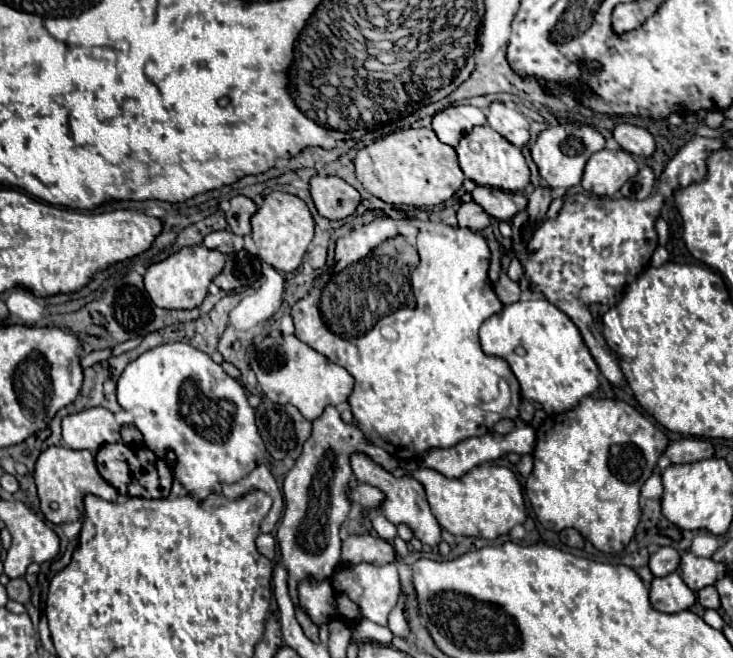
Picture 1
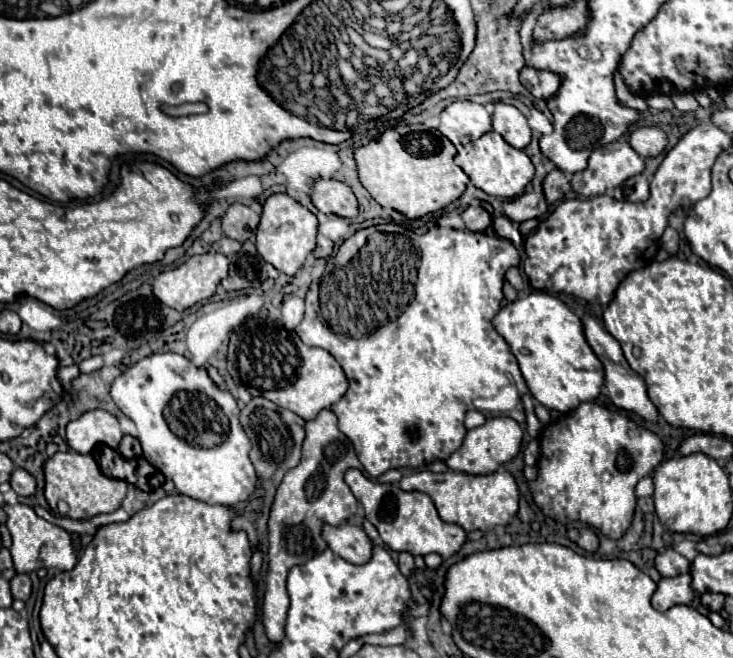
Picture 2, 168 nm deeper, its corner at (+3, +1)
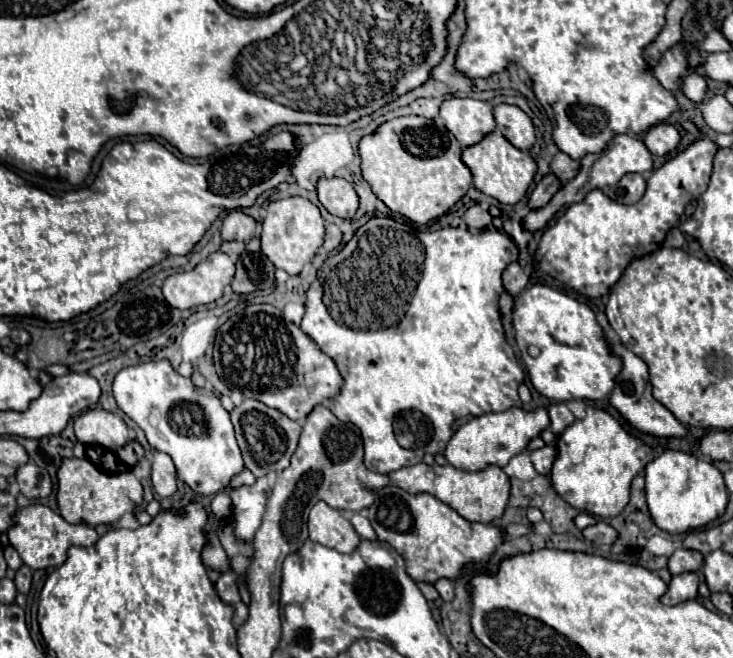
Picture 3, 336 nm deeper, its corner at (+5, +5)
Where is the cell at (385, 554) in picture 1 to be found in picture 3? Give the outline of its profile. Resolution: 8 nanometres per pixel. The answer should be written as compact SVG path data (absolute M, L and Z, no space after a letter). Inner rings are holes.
M318 502L310 510L308 518L308 532L310 540L334 548L338 552L354 552L360 544L360 536L352 528L352 524L340 516L338 510L330 508L326 502Z

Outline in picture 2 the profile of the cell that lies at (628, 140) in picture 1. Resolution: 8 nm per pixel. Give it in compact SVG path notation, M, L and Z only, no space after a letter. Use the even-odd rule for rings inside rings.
M644 126L630 132L628 144L642 156L642 158L654 158L666 148L666 134L658 126Z

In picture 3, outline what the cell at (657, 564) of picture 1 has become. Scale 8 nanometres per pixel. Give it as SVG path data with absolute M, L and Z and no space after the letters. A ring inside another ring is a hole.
M676 550L672 556L670 556L670 562L668 562L668 570L670 574L682 574L682 572L696 572L700 570L704 564L704 556L696 550Z

